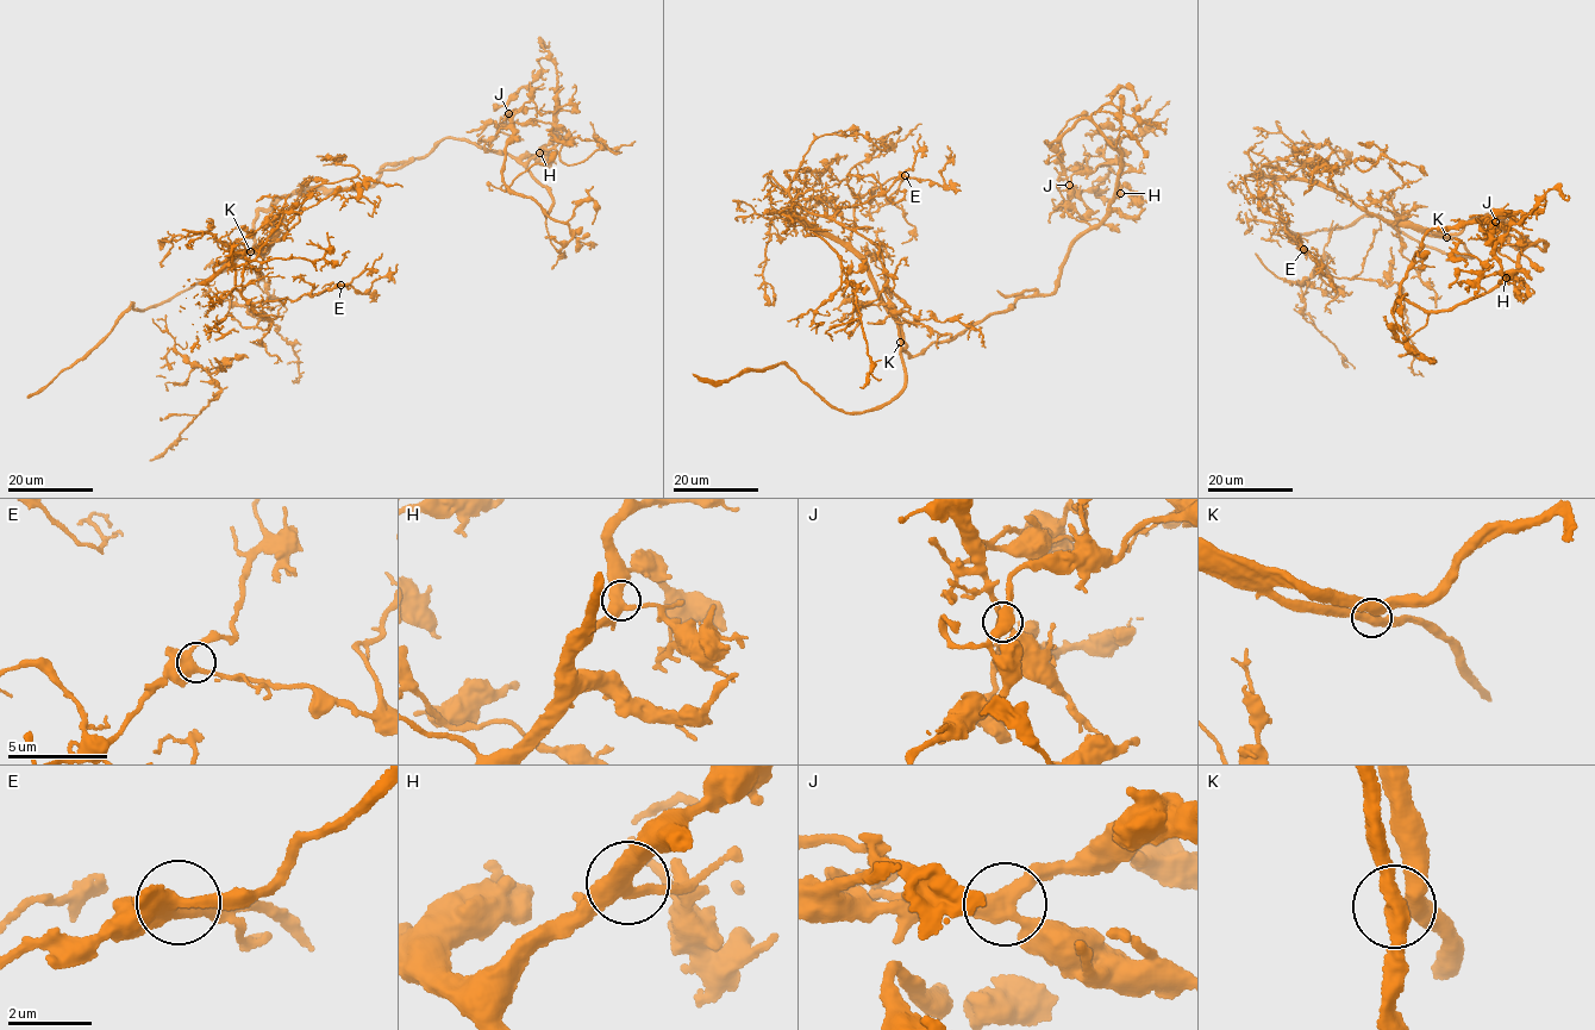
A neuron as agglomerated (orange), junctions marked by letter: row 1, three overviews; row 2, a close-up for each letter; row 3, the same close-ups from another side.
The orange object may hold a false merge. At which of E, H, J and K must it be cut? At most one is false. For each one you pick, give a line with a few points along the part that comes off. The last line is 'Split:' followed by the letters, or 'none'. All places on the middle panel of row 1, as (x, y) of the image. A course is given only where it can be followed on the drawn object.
Split: none

